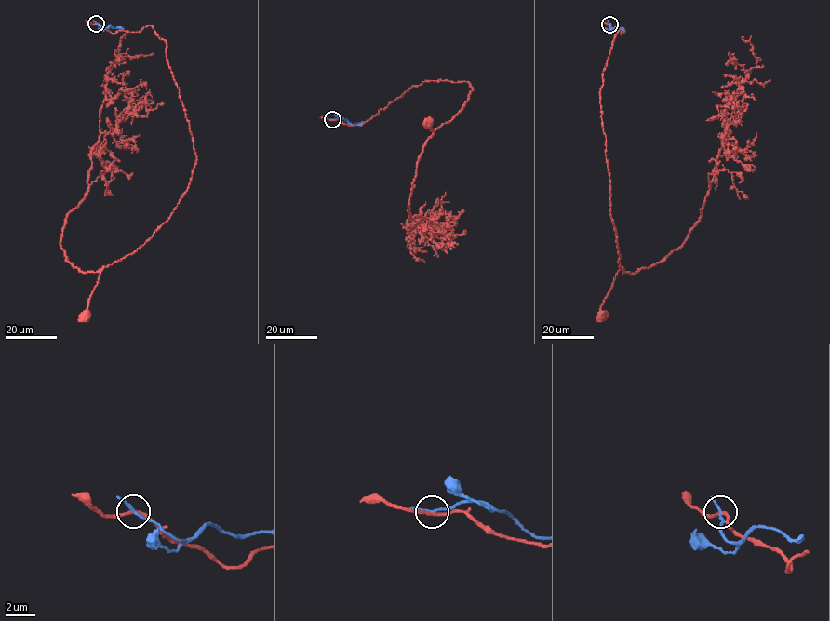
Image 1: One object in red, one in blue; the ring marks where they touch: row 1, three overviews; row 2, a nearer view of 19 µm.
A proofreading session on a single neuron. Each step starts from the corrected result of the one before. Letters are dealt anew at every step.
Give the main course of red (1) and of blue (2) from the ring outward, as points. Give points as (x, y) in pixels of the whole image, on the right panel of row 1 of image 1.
1: (609, 23), (622, 34), (624, 32), (619, 28), (600, 91), (609, 211), (620, 268), (603, 301), (600, 317)
2: (609, 23), (610, 29), (617, 26), (622, 30)

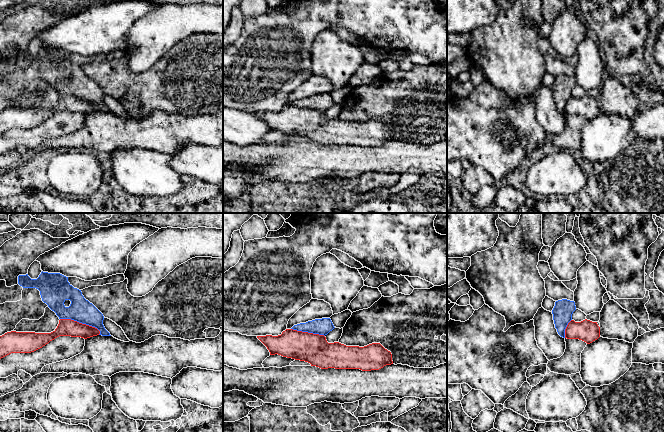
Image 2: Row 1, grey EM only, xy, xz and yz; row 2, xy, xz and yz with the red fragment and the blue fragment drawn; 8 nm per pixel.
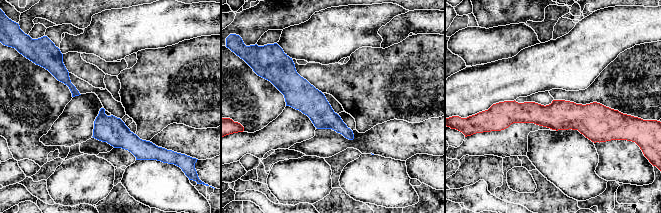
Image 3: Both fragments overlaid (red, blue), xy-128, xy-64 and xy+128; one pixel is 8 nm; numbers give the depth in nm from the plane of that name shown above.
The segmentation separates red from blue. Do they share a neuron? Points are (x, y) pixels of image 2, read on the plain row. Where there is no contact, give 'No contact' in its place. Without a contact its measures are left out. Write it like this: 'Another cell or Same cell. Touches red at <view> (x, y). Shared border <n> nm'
Another cell. Touches red at xy (81, 99). Shared border 340 nm

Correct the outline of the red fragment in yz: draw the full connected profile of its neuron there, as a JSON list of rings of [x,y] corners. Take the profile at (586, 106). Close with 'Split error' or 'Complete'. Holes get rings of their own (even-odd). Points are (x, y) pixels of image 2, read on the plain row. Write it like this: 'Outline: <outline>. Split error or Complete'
Outline: [[[571,96],[565,105],[565,114],[567,115],[579,115],[587,120],[592,119],[600,113],[600,103],[597,98],[590,96],[583,96],[581,98],[575,98]]]. Complete

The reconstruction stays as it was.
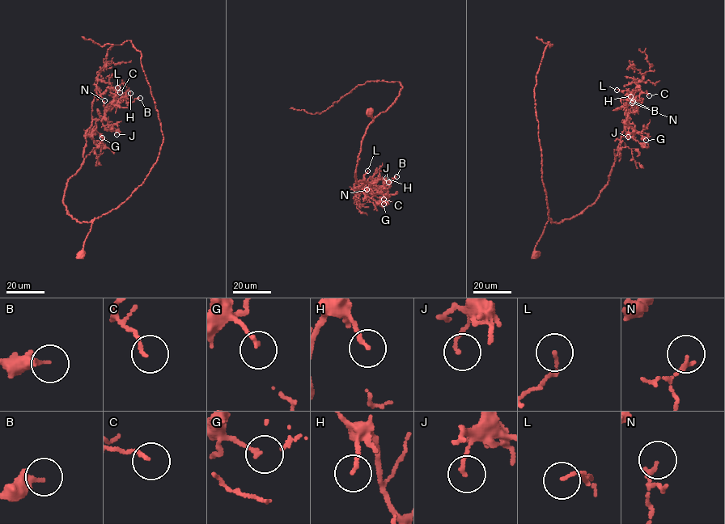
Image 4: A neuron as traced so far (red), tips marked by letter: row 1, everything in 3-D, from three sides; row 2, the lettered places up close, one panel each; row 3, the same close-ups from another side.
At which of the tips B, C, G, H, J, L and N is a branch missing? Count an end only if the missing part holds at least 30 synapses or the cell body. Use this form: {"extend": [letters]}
{"extend": []}

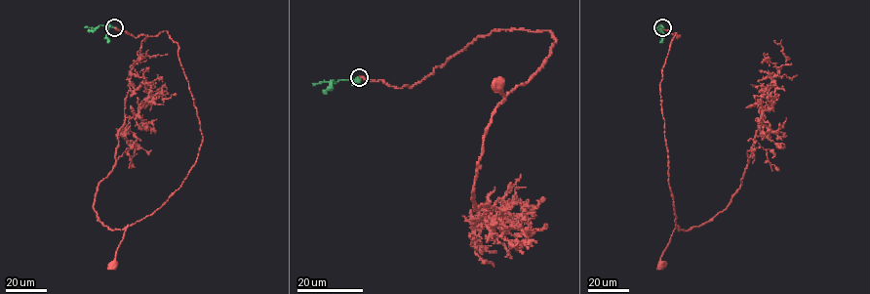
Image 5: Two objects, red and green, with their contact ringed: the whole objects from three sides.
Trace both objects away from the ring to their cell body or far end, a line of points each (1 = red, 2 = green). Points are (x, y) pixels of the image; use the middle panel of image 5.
1: (359, 77), (413, 87), (480, 36), (513, 29), (552, 32), (557, 40), (530, 80), (504, 96), (498, 82)
2: (359, 77), (312, 85)

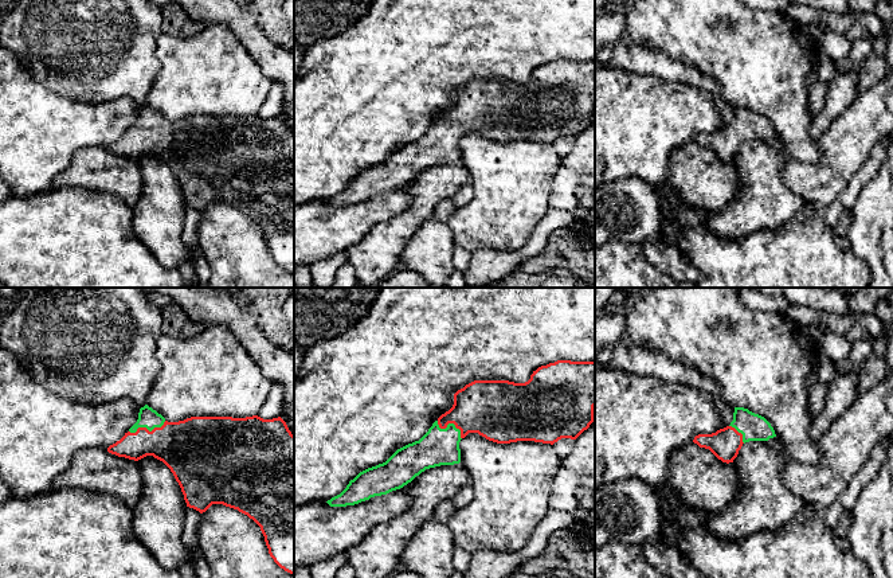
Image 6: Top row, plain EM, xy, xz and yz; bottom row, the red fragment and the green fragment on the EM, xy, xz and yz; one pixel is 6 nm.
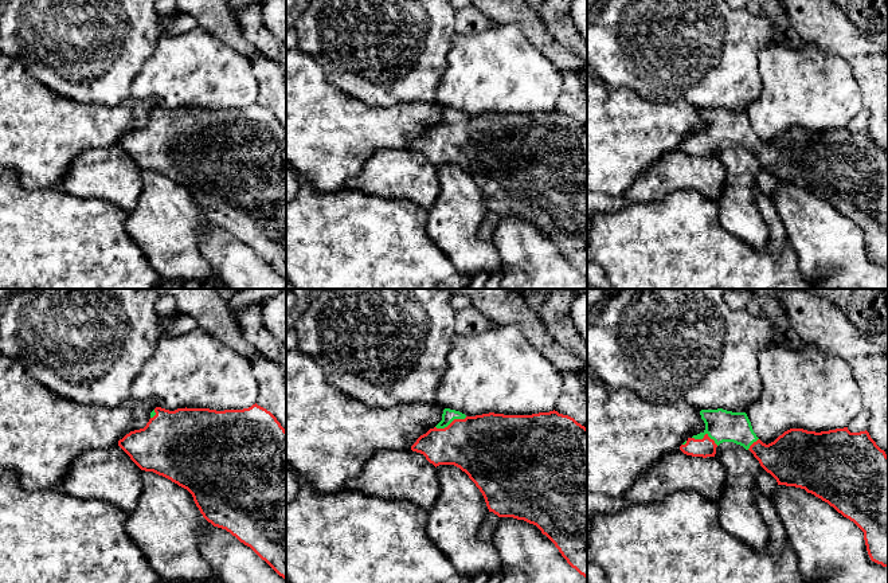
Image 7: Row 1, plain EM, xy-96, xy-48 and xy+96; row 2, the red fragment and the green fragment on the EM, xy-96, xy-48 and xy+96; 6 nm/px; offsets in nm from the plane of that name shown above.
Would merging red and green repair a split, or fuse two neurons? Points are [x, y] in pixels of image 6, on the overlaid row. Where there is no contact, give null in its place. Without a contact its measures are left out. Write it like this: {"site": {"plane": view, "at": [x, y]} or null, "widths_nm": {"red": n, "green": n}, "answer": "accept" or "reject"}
{"site": {"plane": "xy", "at": [147, 429]}, "widths_nm": {"red": 320, "green": 120}, "answer": "accept"}

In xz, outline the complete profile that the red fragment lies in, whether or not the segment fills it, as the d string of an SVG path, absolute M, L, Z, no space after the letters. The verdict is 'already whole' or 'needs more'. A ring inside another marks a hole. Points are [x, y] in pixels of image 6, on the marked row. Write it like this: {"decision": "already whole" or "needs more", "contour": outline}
{"decision": "needs more", "contour": "M557 360L538 367L525 383L509 380L474 380L454 394L453 407L442 414L428 431L412 444L397 449L385 462L360 472L346 488L326 503L330 507L355 505L375 496L387 495L411 483L430 468L461 462L459 442L469 433L478 433L497 444L534 441L553 445L561 438L576 440L595 421L595 362Z"}

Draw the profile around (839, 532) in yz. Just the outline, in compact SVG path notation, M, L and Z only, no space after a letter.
M845 511L837 524L837 527L833 530L834 540L837 546L843 551L850 551L850 542L847 538L847 532L853 524L853 513L851 511Z

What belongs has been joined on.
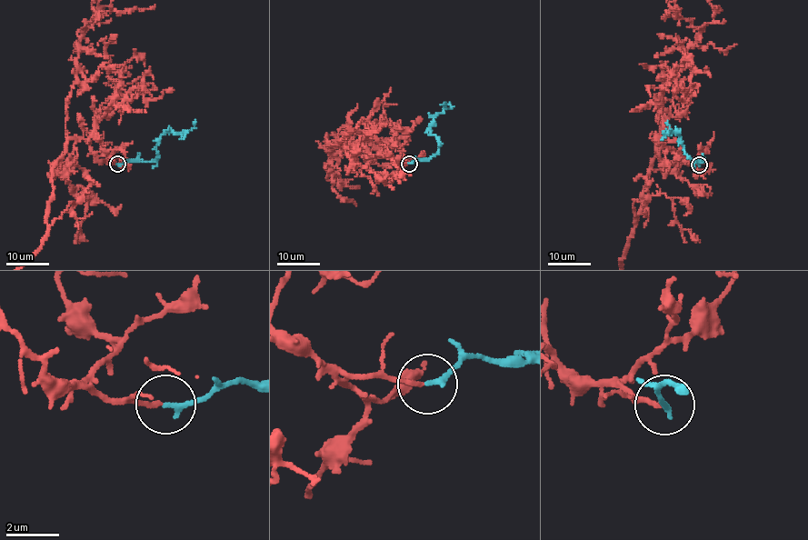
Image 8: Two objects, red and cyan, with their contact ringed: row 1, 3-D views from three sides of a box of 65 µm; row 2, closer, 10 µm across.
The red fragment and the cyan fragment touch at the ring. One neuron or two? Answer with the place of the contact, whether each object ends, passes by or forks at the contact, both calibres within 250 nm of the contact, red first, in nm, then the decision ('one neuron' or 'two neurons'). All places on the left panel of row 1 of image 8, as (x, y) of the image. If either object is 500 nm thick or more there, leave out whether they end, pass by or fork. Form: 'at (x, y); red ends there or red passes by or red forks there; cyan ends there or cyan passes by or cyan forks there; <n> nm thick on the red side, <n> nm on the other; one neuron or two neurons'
at (117, 164); red ends there; cyan ends there; 160 nm thick on the red side, 220 nm on the other; two neurons

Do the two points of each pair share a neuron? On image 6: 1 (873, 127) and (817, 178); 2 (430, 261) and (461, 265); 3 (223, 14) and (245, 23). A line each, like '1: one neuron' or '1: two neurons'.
1: one neuron
2: two neurons
3: one neuron

